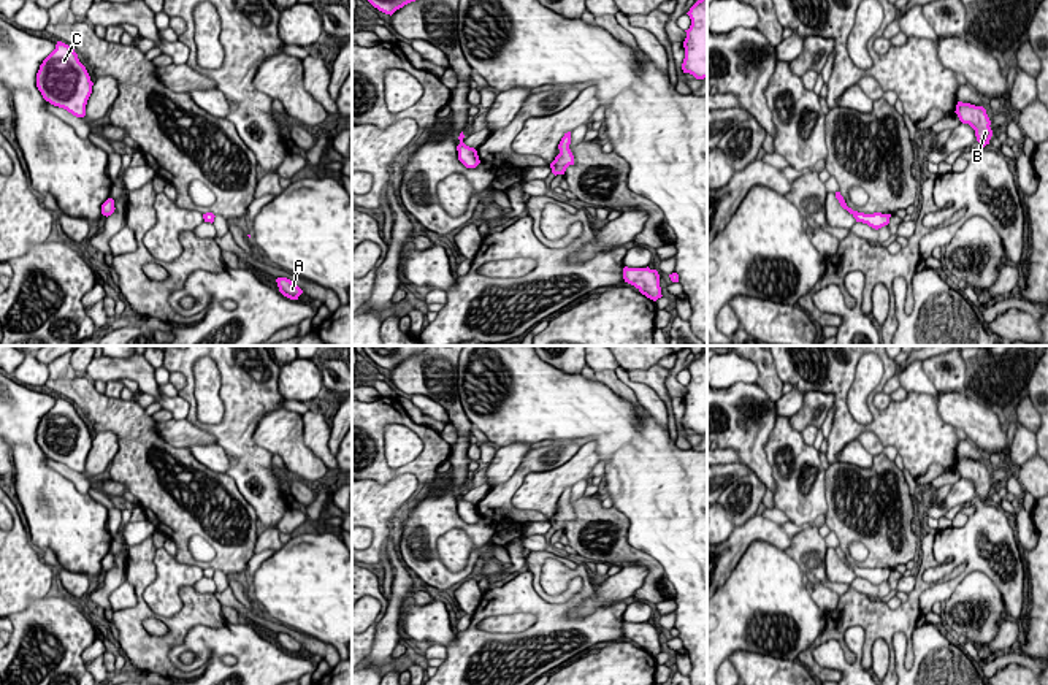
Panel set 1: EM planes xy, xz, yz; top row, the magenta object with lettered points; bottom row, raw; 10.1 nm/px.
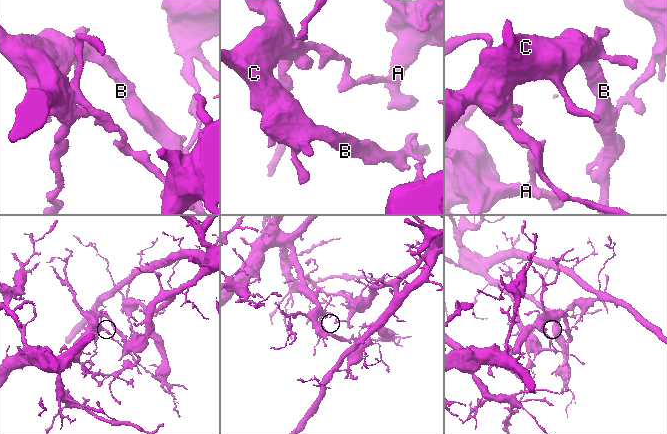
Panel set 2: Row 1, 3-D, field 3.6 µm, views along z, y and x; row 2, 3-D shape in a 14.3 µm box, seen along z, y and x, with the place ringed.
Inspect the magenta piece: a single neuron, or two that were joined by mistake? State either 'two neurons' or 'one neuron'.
two neurons

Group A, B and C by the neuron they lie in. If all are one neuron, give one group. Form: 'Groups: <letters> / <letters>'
Groups: A / B C

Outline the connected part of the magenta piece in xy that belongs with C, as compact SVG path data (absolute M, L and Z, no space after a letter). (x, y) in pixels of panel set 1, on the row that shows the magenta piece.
M57 41L36 73L36 87L43 98L76 117L86 116L86 105L94 82L75 49Z

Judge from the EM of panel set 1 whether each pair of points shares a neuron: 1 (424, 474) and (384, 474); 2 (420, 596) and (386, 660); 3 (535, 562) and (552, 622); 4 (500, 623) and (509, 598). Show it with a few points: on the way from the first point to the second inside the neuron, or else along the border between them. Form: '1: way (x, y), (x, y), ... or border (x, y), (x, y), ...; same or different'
1: way (414, 470), (393, 473); same
2: border (414, 590), (409, 600); different
3: border (528, 570), (535, 581); different
4: border (536, 616), (497, 614), (485, 617), (478, 627); different

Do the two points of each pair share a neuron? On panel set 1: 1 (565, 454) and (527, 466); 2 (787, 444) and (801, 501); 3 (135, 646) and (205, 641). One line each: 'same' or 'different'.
1: same
2: same
3: different

